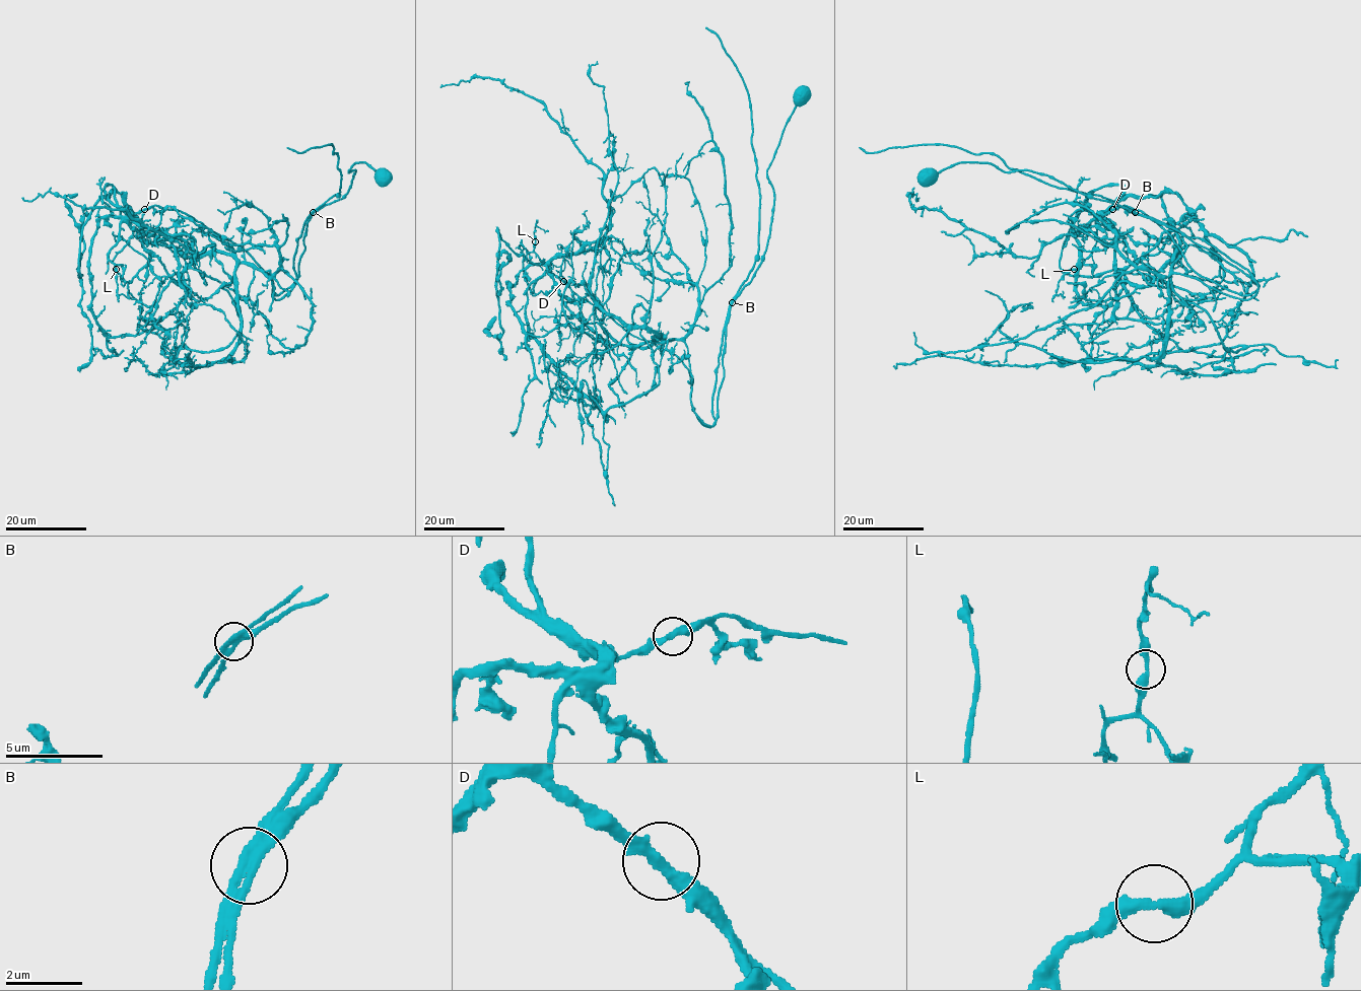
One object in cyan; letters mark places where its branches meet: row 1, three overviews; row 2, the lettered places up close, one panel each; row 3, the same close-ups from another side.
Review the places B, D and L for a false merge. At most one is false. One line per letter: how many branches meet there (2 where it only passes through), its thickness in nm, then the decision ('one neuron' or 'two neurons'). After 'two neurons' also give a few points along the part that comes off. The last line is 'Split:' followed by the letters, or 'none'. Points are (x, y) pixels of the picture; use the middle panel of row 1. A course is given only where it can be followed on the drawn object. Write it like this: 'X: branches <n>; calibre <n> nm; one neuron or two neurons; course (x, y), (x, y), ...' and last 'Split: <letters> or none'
B: branches 2; calibre 320 nm; two neurons; course (732, 302), (711, 426), (687, 346), (611, 316), (591, 290), (618, 181), (597, 62)
D: branches 2; calibre 300 nm; one neuron
L: branches 2; calibre 340 nm; one neuron
Split: B

